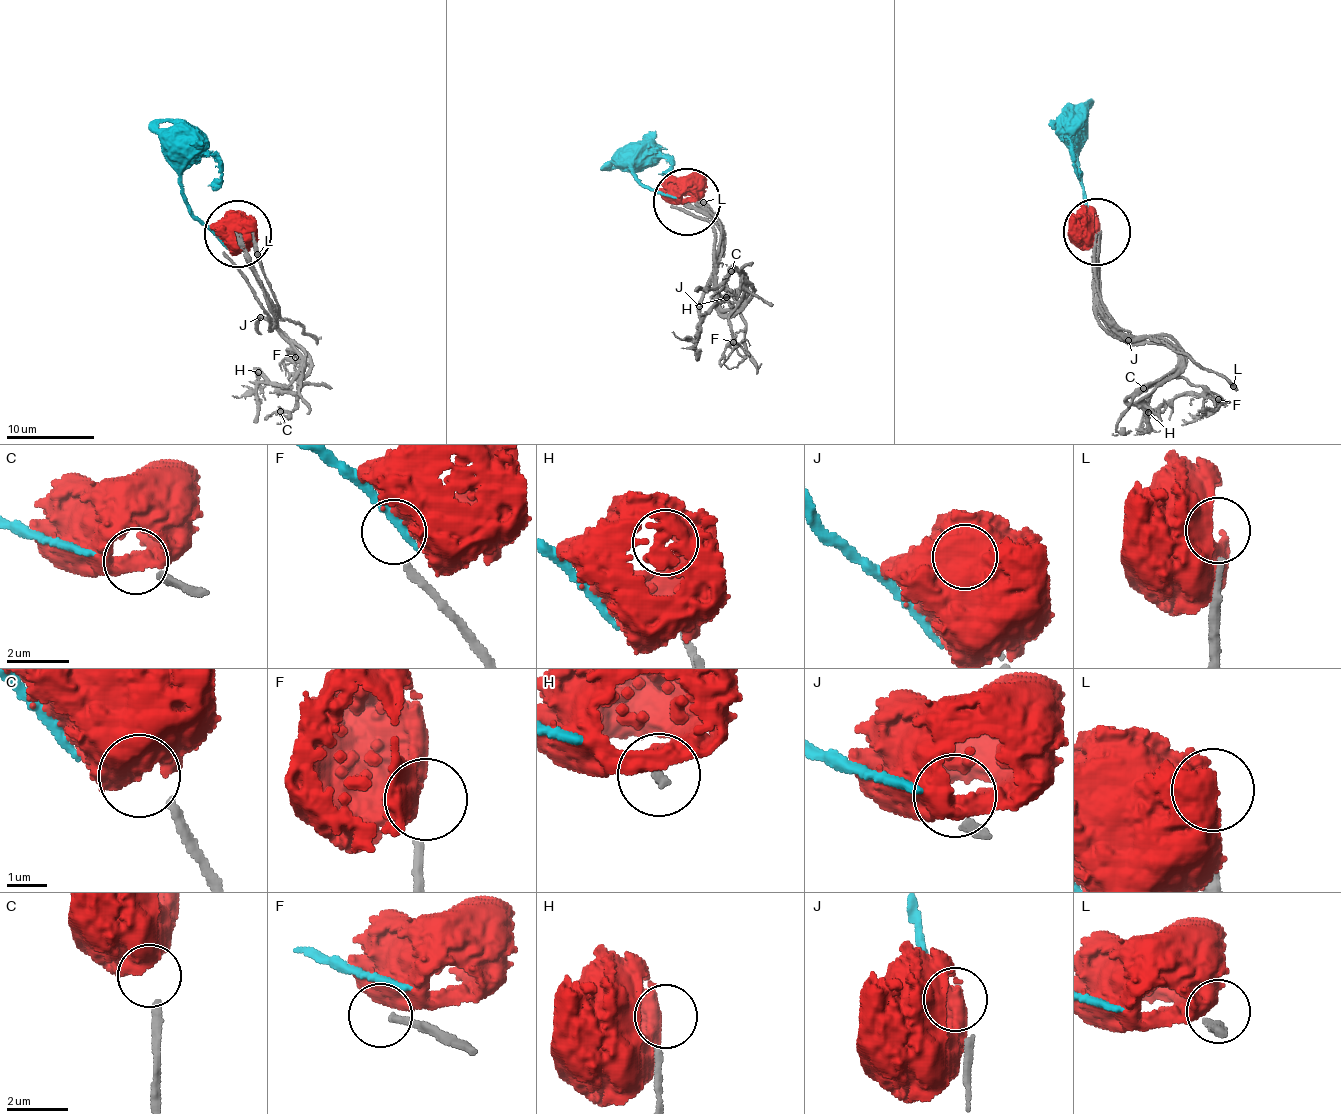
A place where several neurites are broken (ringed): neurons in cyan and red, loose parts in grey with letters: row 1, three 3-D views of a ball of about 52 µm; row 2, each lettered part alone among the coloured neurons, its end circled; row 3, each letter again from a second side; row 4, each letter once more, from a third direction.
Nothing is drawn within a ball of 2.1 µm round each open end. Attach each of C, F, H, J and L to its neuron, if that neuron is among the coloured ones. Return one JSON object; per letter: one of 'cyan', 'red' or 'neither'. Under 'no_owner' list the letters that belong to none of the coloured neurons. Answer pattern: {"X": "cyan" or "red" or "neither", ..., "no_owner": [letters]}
{"C": "red", "F": "neither", "H": "neither", "J": "neither", "L": "neither", "no_owner": ["F", "H", "J", "L"]}

